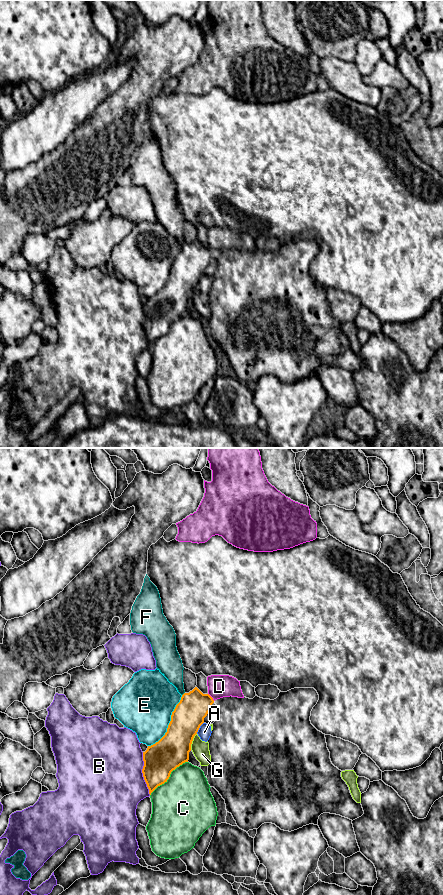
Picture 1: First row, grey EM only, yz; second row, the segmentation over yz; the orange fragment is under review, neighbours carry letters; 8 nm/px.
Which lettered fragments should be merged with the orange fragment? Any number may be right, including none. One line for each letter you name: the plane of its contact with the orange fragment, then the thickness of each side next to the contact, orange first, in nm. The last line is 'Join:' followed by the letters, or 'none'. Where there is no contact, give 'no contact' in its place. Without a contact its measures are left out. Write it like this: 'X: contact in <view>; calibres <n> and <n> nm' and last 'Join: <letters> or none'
Join: none

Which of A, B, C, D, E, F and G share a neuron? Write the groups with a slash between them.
A G / B / C / D / E / F

